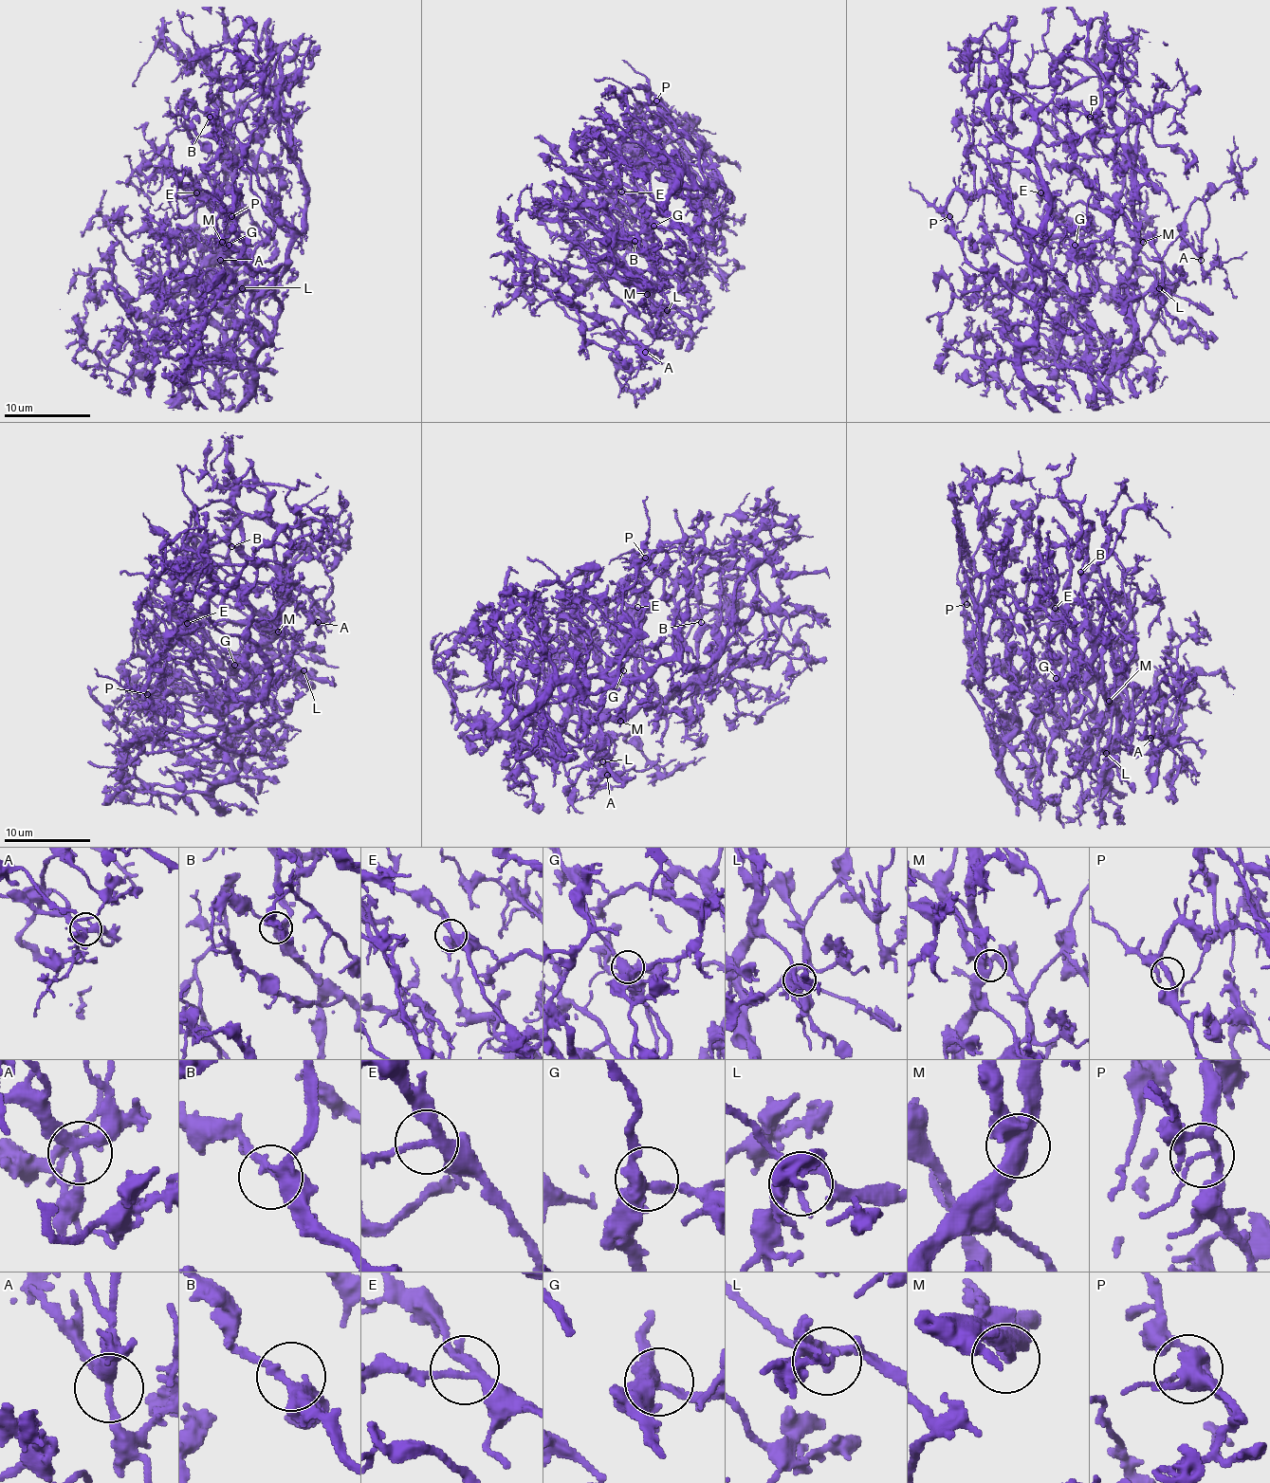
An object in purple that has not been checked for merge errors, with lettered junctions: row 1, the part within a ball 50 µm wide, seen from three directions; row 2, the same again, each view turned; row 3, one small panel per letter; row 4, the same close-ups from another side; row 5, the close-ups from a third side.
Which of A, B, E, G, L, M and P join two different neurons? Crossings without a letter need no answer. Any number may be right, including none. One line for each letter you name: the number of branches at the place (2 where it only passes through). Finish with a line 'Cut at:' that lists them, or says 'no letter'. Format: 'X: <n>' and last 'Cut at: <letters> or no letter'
Cut at: no letter

